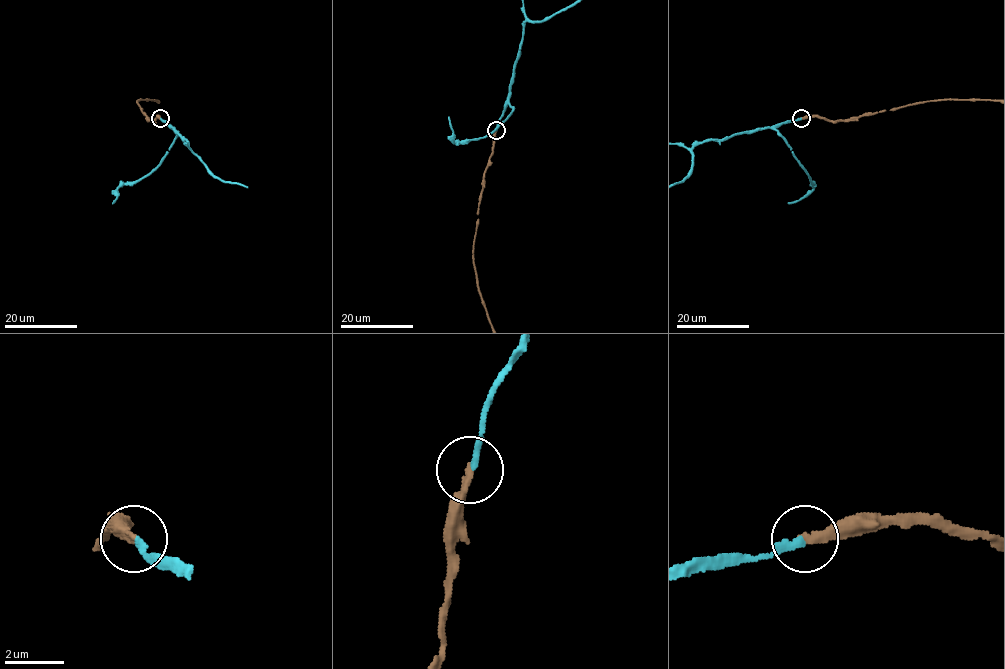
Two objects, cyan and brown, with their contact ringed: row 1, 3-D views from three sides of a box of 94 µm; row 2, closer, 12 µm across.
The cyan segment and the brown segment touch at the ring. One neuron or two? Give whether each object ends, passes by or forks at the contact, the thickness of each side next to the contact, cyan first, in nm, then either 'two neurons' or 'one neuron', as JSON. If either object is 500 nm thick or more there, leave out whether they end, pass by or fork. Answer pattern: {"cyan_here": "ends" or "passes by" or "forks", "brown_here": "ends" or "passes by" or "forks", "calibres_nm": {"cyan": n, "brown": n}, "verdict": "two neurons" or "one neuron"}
{"cyan_here": "ends", "brown_here": "ends", "calibres_nm": {"cyan": 240, "brown": 260}, "verdict": "one neuron"}

